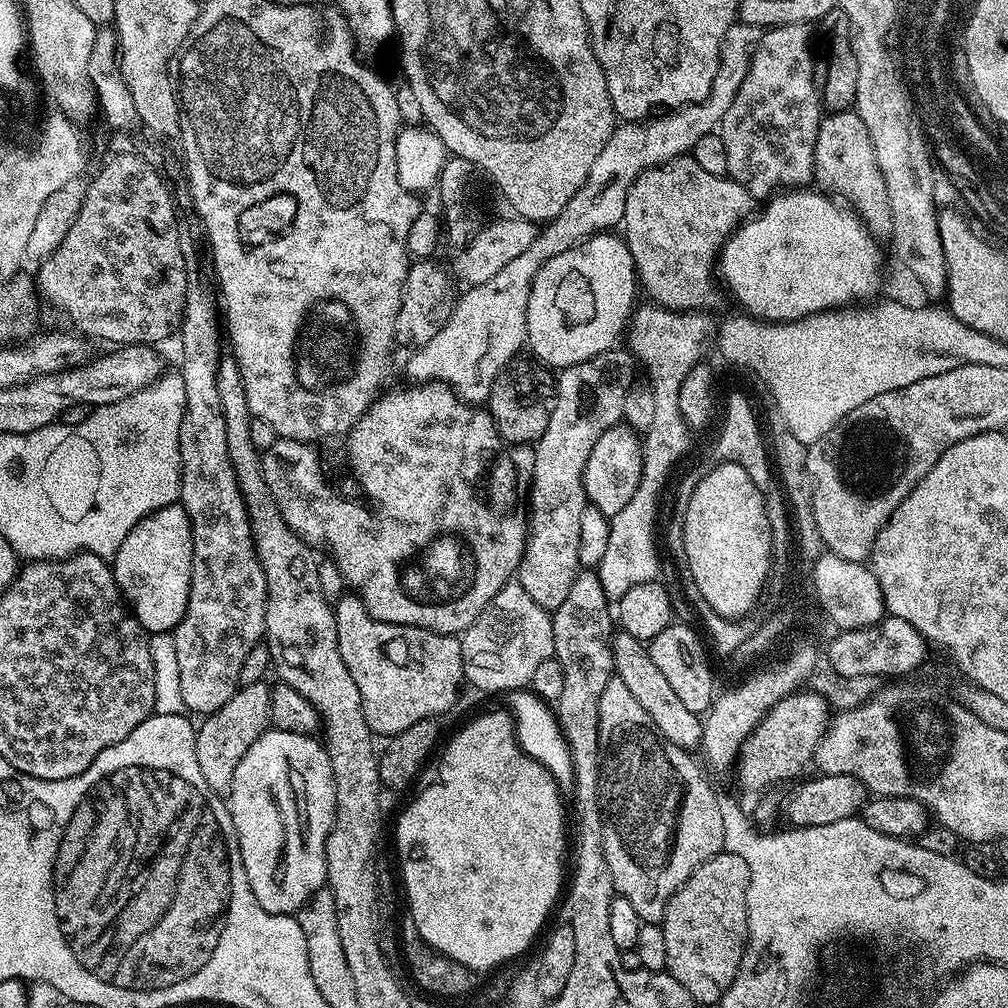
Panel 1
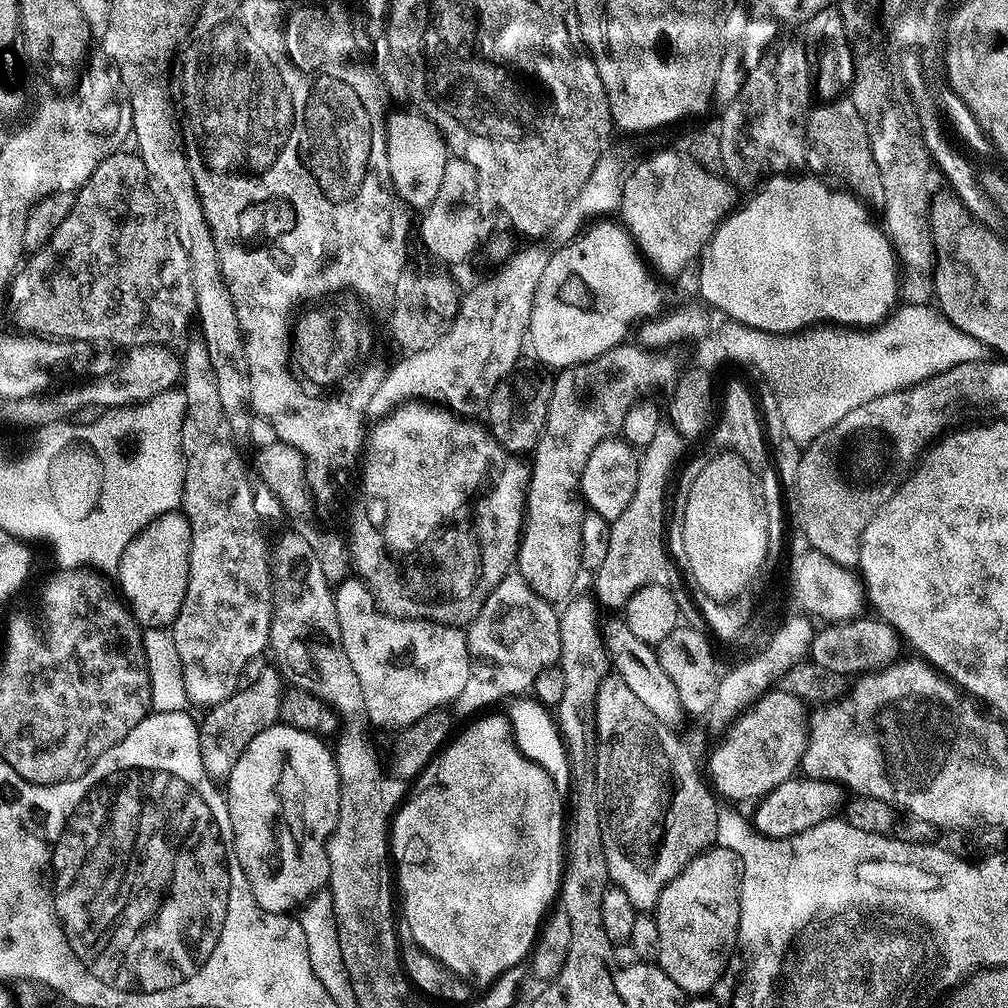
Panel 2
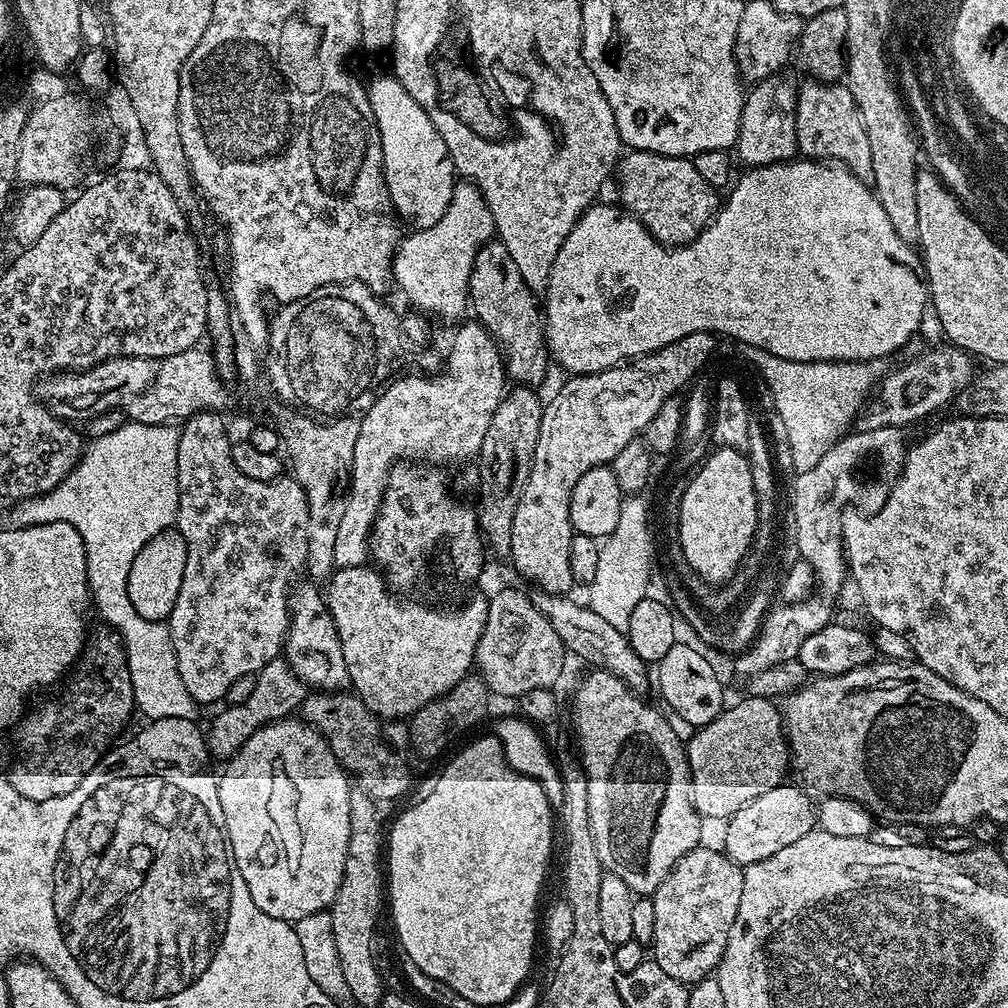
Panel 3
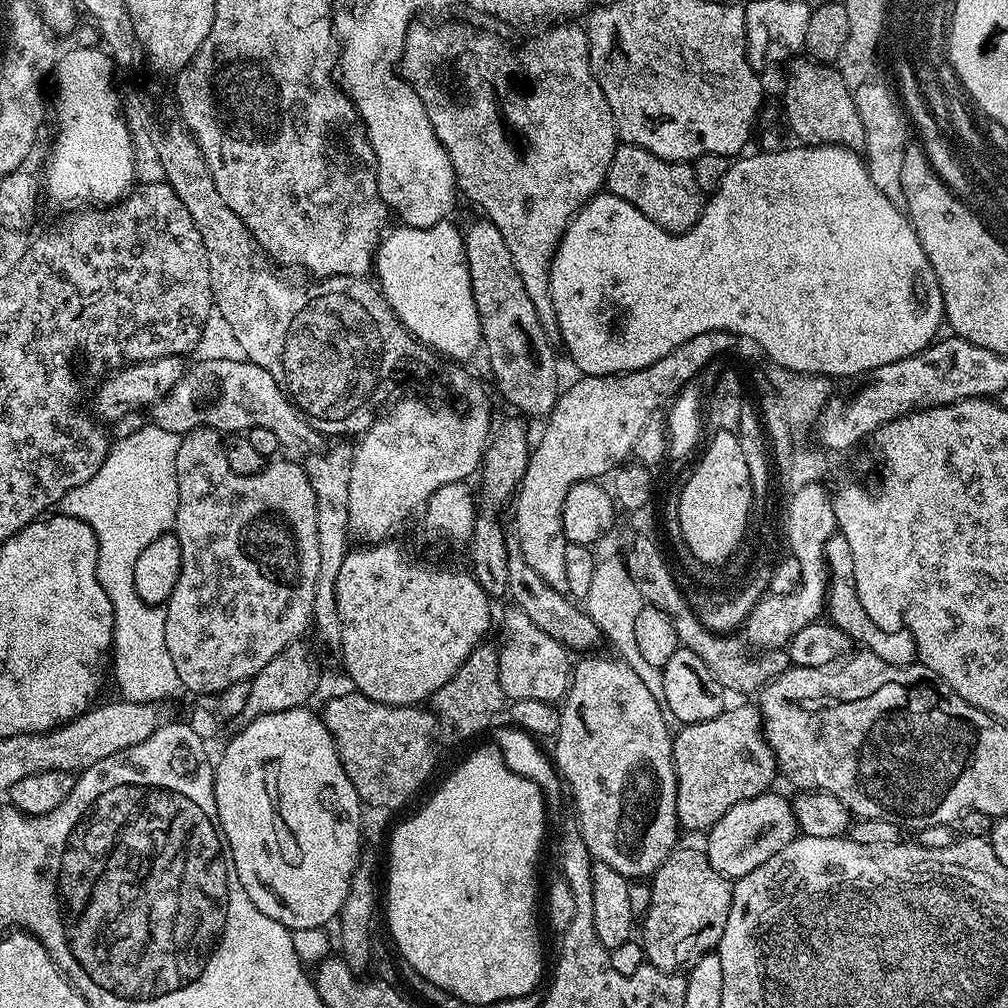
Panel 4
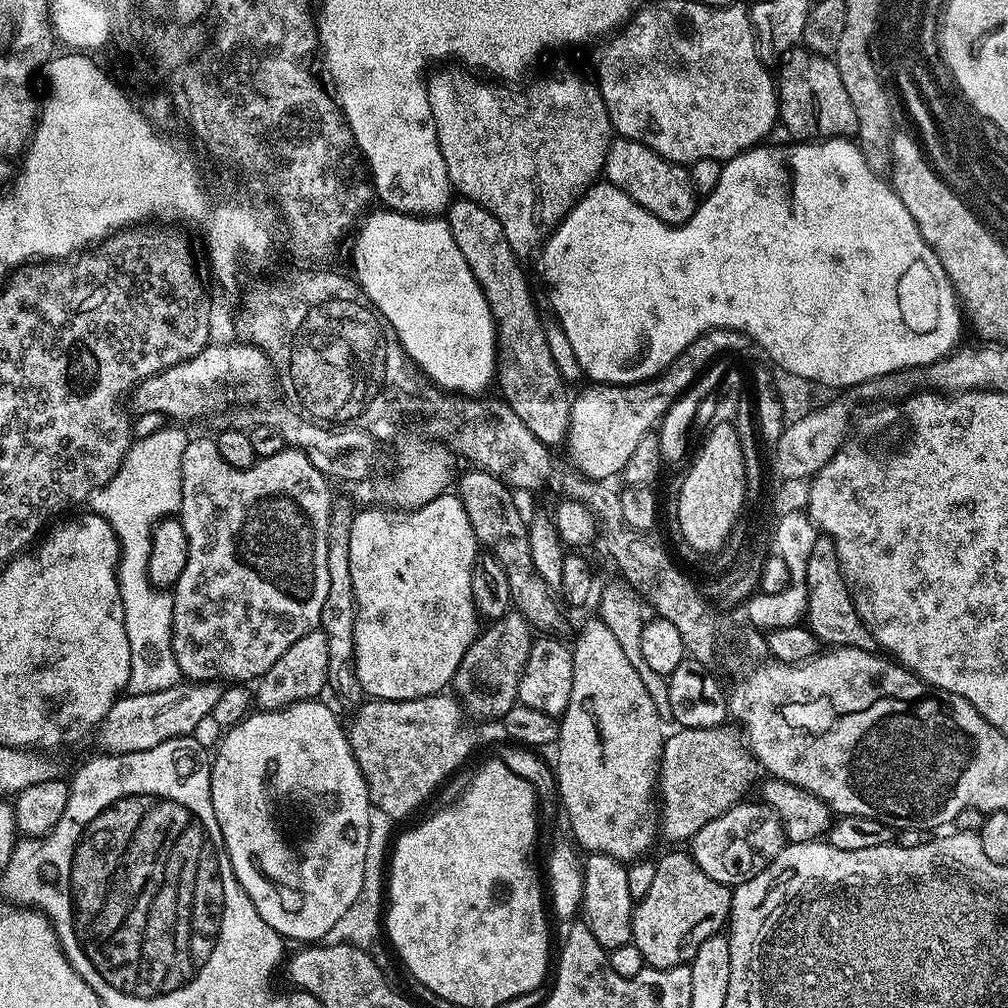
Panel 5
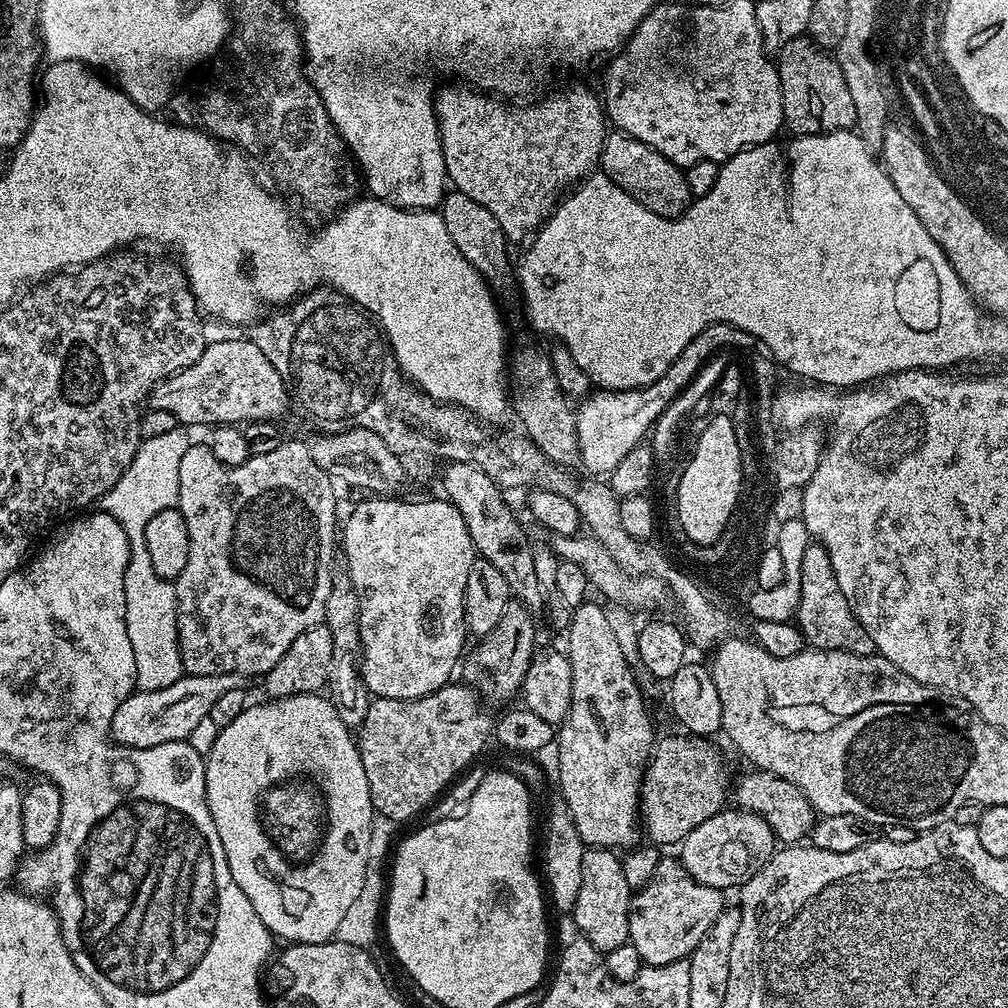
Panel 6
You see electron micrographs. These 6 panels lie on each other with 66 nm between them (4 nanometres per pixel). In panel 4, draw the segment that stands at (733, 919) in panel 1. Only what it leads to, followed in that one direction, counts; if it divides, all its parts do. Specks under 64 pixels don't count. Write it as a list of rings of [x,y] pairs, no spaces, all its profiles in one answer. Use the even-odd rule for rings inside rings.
[[[676,847],[650,880],[650,910],[642,917],[647,963],[669,974],[691,969],[719,945],[730,914],[733,881],[723,876],[696,848]]]

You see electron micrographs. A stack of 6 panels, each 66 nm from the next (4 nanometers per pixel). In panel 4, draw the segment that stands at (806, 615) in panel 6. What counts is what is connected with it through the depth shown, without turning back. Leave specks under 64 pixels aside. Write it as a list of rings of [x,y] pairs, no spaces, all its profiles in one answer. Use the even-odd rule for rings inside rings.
[[[839,534],[824,543],[824,562],[828,570],[828,595],[826,597],[826,616],[831,624],[838,630],[842,630],[852,641],[865,652],[873,652],[882,662],[890,666],[906,666],[917,663],[916,643],[914,638],[905,628],[899,628],[897,632],[886,630],[866,614],[866,609],[858,598],[858,590],[854,583],[854,562],[850,554],[850,546],[846,538]]]

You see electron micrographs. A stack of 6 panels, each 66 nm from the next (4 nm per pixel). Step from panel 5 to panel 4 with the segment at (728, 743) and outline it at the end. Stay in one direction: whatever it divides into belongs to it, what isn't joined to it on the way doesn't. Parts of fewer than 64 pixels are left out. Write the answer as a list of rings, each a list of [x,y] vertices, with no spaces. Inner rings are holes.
[[[740,704],[737,708],[725,707],[714,718],[697,724],[686,724],[672,738],[674,770],[676,771],[676,813],[681,829],[703,833],[710,830],[738,802],[760,796],[773,787],[772,779],[777,779],[776,755],[768,741],[764,739],[764,730],[759,707]]]

